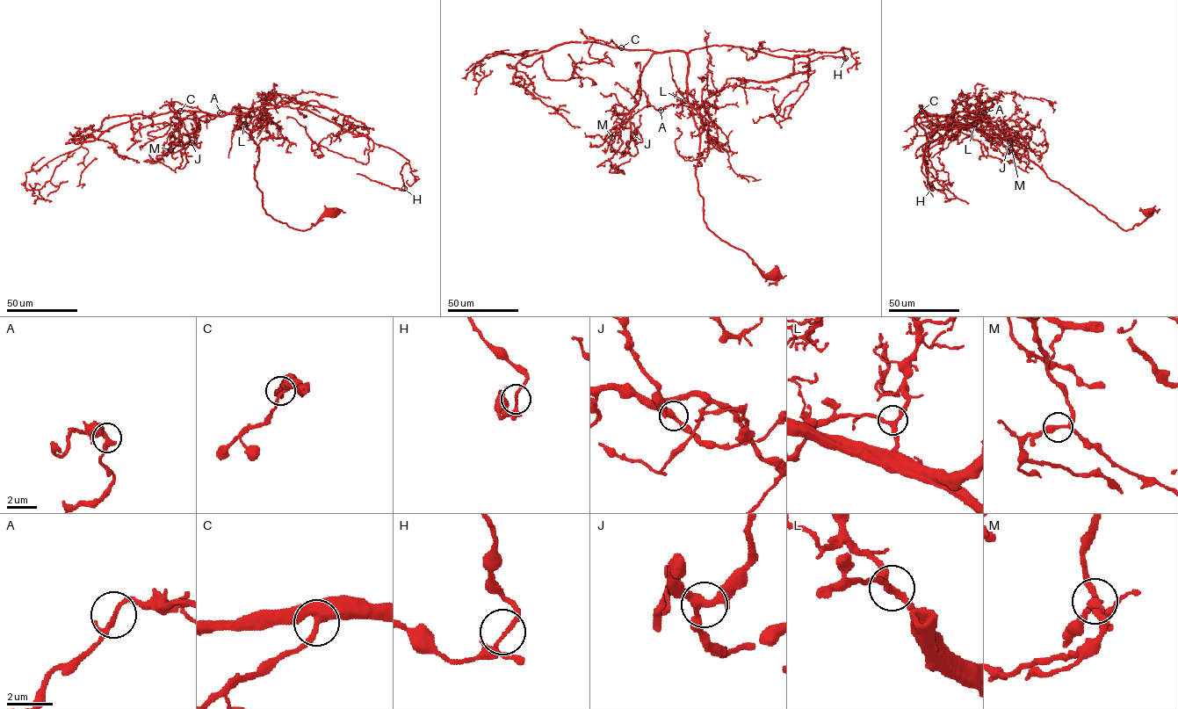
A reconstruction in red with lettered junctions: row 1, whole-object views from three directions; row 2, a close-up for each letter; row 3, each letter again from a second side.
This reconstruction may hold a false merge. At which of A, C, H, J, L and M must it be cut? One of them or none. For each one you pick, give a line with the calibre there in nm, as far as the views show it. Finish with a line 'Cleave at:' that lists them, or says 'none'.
Cleave at: none

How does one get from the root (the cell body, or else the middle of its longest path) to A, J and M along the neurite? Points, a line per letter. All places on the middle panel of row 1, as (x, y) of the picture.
A: (775, 273), (763, 274), (704, 220), (696, 175), (700, 133), (691, 106), (698, 104), (661, 110)
J: (775, 273), (763, 274), (704, 220), (700, 133), (683, 52), (655, 52), (644, 67), (632, 135)
M: (775, 273), (763, 274), (704, 220), (685, 53), (652, 54), (639, 100), (611, 137)

